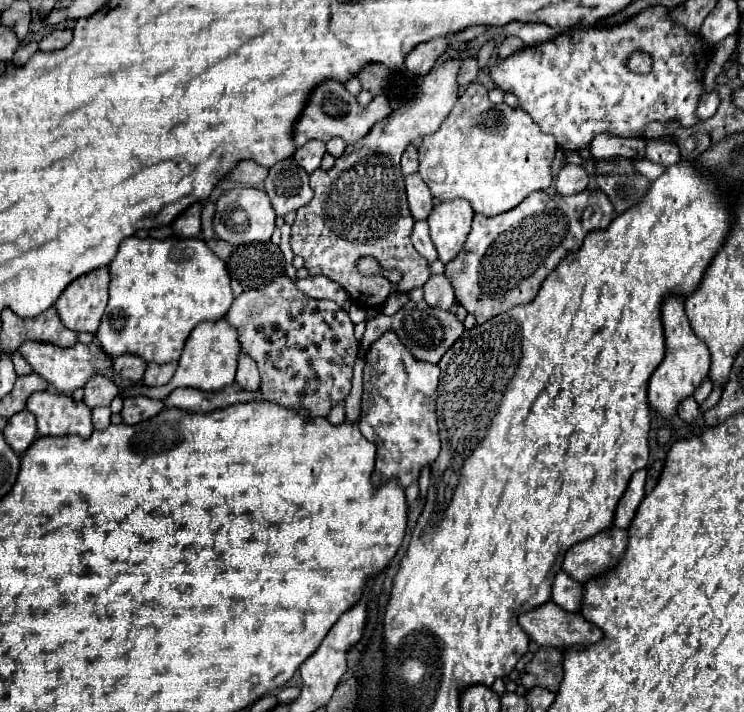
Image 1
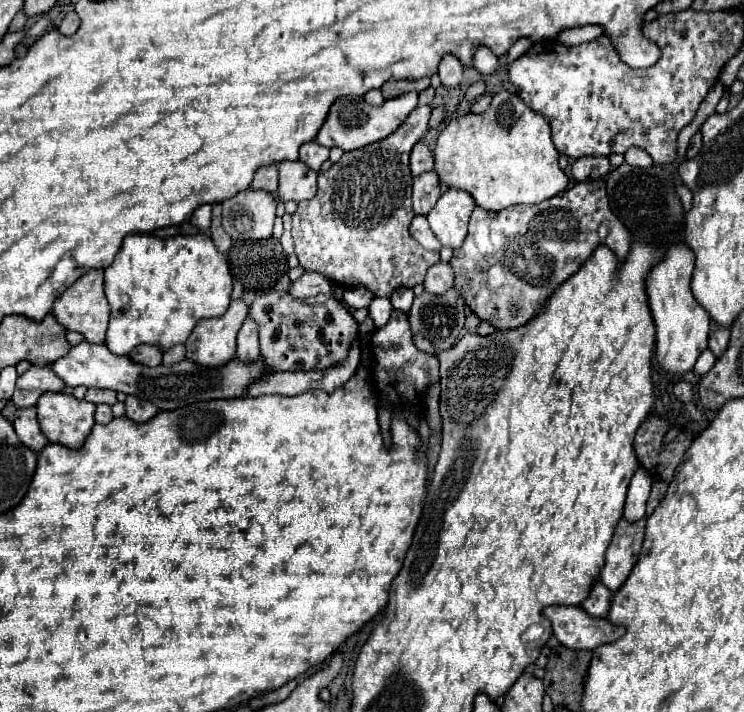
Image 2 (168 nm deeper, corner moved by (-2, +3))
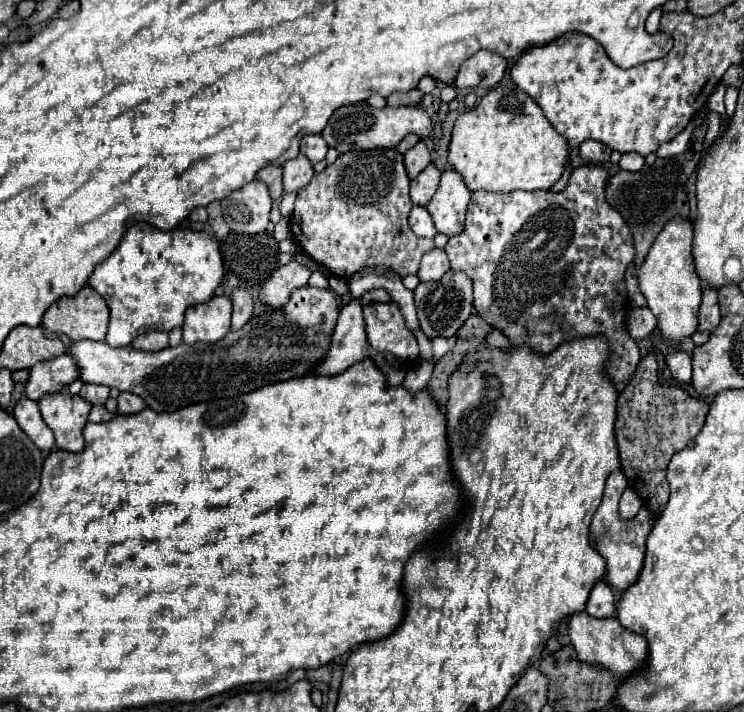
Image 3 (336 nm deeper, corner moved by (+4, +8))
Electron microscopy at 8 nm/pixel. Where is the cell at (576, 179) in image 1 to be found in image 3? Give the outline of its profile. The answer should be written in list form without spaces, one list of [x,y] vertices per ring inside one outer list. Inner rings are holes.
[[[584,141],[578,151],[580,151],[582,161],[588,165],[606,165],[612,153],[606,145],[600,145],[596,141]]]

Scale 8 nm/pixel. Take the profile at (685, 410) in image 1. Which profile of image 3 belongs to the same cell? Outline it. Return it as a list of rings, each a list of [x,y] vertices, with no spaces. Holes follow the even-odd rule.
[[[672,351],[668,357],[666,357],[666,363],[668,363],[668,369],[672,373],[672,377],[678,381],[678,383],[690,383],[692,381],[692,359],[688,353],[684,351]]]

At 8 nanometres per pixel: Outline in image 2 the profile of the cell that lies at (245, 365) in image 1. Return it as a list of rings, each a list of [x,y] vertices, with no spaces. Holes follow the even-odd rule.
[[[246,318],[240,332],[238,332],[238,350],[236,350],[236,358],[242,362],[254,362],[260,354],[260,346],[258,346],[258,324],[252,318]]]

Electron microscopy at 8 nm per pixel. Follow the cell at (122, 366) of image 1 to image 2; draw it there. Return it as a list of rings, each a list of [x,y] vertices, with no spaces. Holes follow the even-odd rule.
[[[136,346],[130,352],[130,358],[138,364],[144,364],[144,366],[160,366],[162,364],[162,350],[158,350],[156,346]]]

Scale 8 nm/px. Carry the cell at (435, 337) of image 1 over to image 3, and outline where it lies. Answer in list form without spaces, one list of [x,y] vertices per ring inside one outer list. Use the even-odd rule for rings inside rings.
[[[450,269],[438,283],[420,283],[414,289],[414,303],[426,337],[452,337],[472,313],[472,281],[464,273]]]

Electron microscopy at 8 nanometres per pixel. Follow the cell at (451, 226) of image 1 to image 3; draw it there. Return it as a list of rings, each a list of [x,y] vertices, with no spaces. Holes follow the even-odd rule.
[[[446,169],[442,173],[436,195],[426,205],[436,231],[448,237],[458,235],[464,229],[464,213],[470,201],[470,191],[464,185],[462,177],[454,169]]]

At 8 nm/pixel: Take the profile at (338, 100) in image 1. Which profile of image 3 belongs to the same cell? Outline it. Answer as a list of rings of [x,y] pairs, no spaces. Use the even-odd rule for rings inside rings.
[[[360,101],[354,105],[338,107],[334,115],[330,117],[328,125],[324,127],[322,137],[326,139],[330,147],[334,147],[340,153],[346,153],[354,149],[358,151],[358,149],[372,149],[372,147],[394,147],[408,133],[416,133],[422,139],[426,139],[430,137],[430,131],[432,131],[432,121],[422,107],[402,105],[402,107],[376,109],[376,107],[370,107],[366,101]]]

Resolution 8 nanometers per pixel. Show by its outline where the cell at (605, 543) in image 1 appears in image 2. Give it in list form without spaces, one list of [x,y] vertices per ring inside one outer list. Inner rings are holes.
[[[622,518],[614,528],[612,540],[606,550],[606,566],[600,572],[600,580],[606,588],[616,592],[626,582],[638,554],[642,550],[642,538],[646,534],[646,518],[638,522],[626,522]]]

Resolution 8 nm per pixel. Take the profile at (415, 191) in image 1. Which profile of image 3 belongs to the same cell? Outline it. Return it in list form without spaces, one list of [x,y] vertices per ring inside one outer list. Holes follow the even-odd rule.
[[[430,163],[416,179],[410,181],[410,199],[414,205],[426,205],[430,197],[436,193],[440,181],[440,171],[434,163]]]

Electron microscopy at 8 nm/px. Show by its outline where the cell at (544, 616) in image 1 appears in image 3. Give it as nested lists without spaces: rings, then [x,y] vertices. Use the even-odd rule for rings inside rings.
[[[572,613],[568,617],[568,637],[572,641],[572,647],[576,649],[576,655],[582,661],[598,663],[612,671],[616,679],[626,677],[632,673],[632,669],[638,669],[644,663],[646,655],[646,641],[638,633],[632,633],[624,629],[614,617],[612,619],[594,619],[588,613]]]

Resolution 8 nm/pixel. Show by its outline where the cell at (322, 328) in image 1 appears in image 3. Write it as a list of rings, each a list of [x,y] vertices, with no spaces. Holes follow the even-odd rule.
[[[304,287],[292,293],[290,301],[276,309],[284,313],[286,321],[292,321],[300,329],[314,329],[320,335],[332,335],[340,313],[340,303],[334,291]]]

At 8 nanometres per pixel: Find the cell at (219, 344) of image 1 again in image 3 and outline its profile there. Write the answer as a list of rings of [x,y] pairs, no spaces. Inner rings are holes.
[[[226,295],[214,297],[208,303],[192,305],[186,309],[184,321],[184,343],[216,343],[230,333],[232,301]]]

